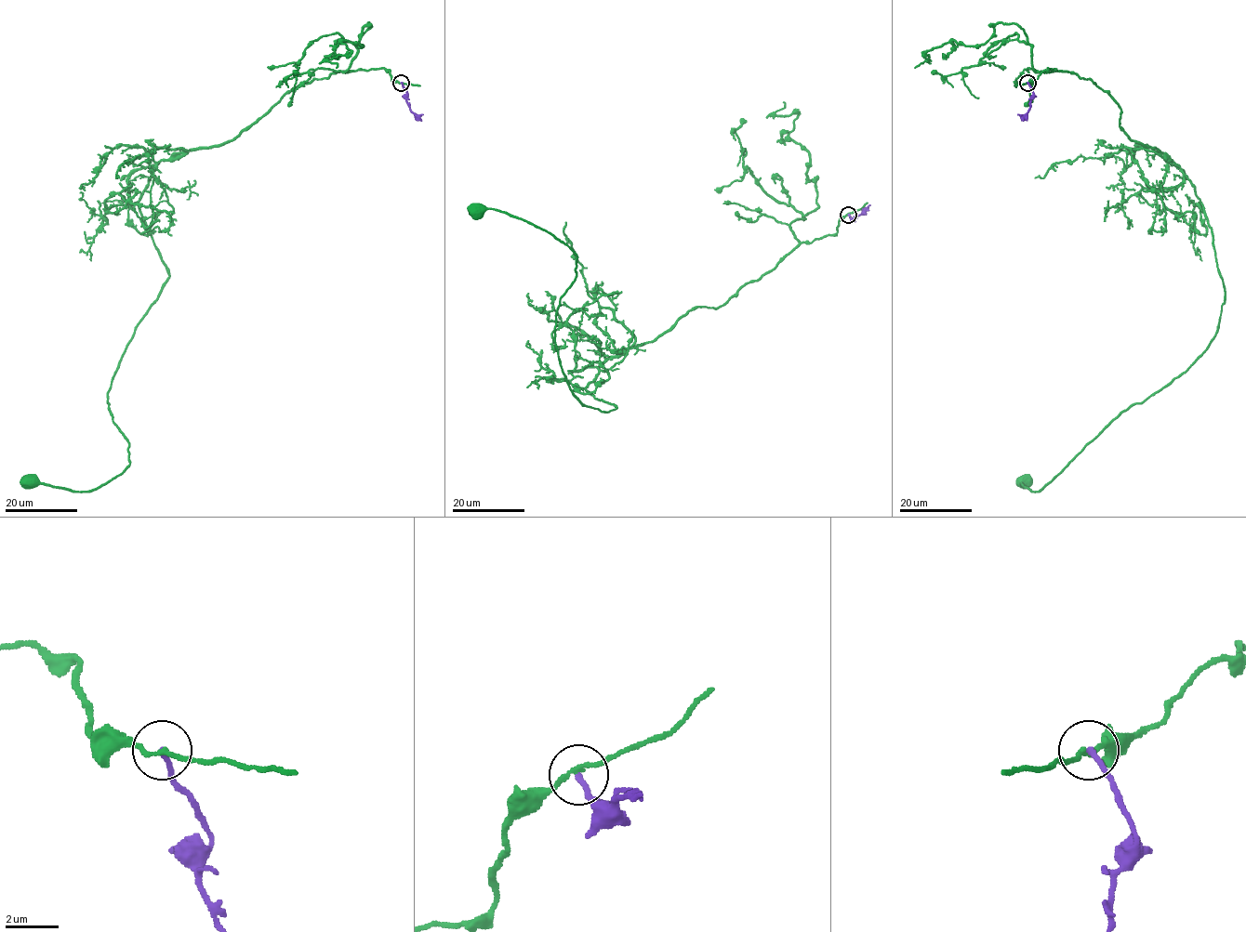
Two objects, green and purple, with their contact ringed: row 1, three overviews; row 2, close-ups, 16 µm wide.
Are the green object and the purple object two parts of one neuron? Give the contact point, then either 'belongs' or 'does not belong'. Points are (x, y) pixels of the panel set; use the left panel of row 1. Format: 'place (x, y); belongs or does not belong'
place (401, 83); does not belong

